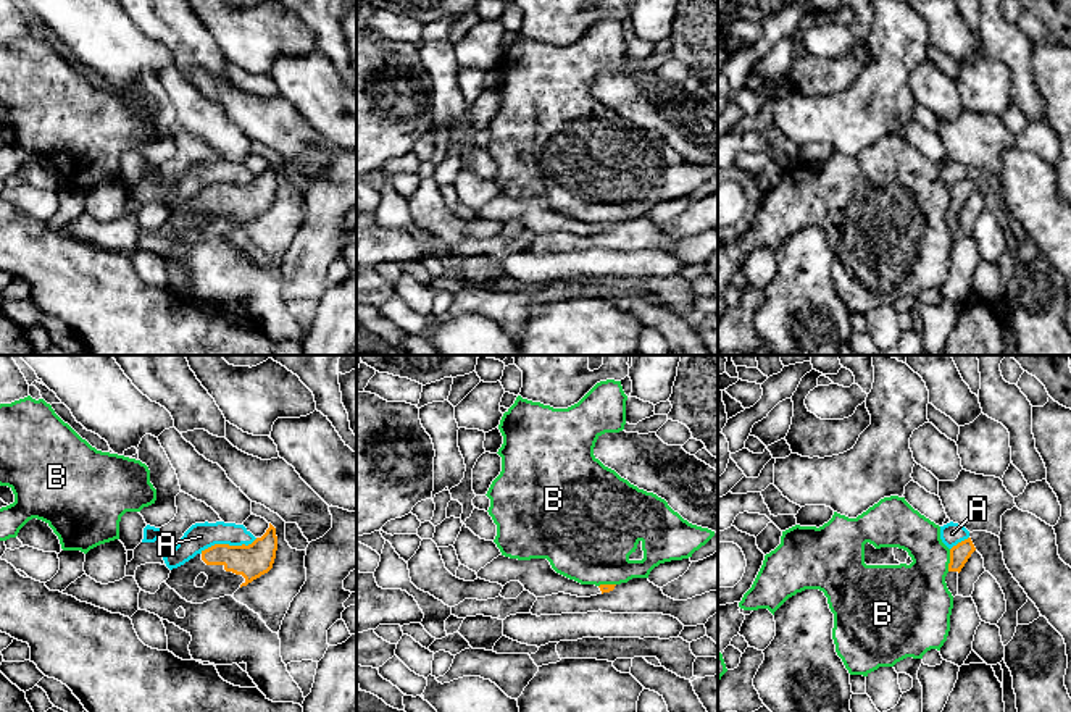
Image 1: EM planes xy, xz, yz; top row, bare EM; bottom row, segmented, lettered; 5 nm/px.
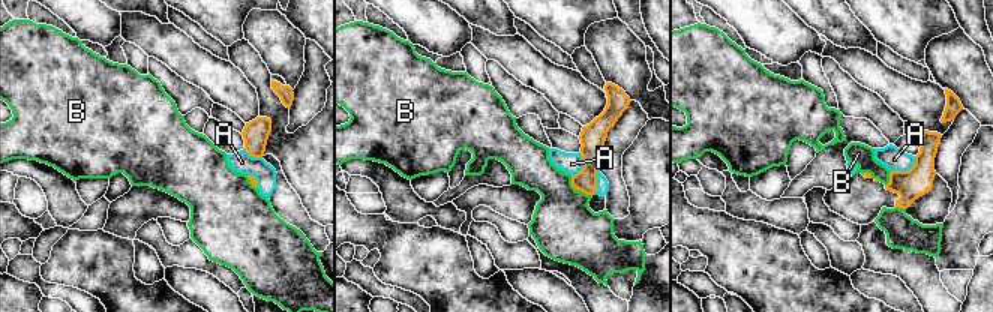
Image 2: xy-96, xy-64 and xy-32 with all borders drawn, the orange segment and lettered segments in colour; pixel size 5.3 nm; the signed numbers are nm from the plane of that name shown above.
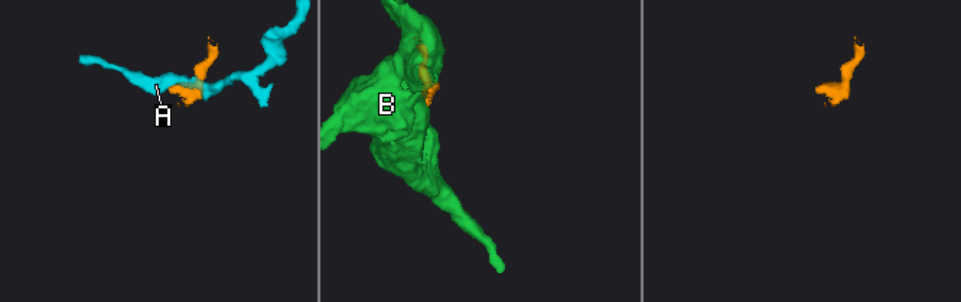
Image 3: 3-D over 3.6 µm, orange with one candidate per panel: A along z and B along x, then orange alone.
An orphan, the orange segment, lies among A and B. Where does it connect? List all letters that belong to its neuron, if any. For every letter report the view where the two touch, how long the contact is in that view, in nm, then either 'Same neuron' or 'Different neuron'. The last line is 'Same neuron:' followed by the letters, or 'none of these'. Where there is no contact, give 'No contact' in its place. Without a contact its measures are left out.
A: Touches orange in xy. Shared border 300 nm. Different neuron
B: Touches orange in yz. Shared border 110 nm. Different neuron
Same neuron: none of these

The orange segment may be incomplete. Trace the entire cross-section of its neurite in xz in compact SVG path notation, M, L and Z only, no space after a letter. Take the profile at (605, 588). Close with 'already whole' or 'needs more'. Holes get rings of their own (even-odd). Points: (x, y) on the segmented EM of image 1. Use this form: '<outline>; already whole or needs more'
M498 555L477 573L477 578L505 586L510 581L519 581L526 591L536 597L545 597L558 593L590 597L610 593L616 584L581 584L556 573L547 559L518 560Z; needs more

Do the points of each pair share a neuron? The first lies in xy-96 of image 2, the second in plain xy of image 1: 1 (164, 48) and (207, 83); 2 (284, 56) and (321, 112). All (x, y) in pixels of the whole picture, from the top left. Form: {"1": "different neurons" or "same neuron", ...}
{"1": "same neuron", "2": "same neuron"}

